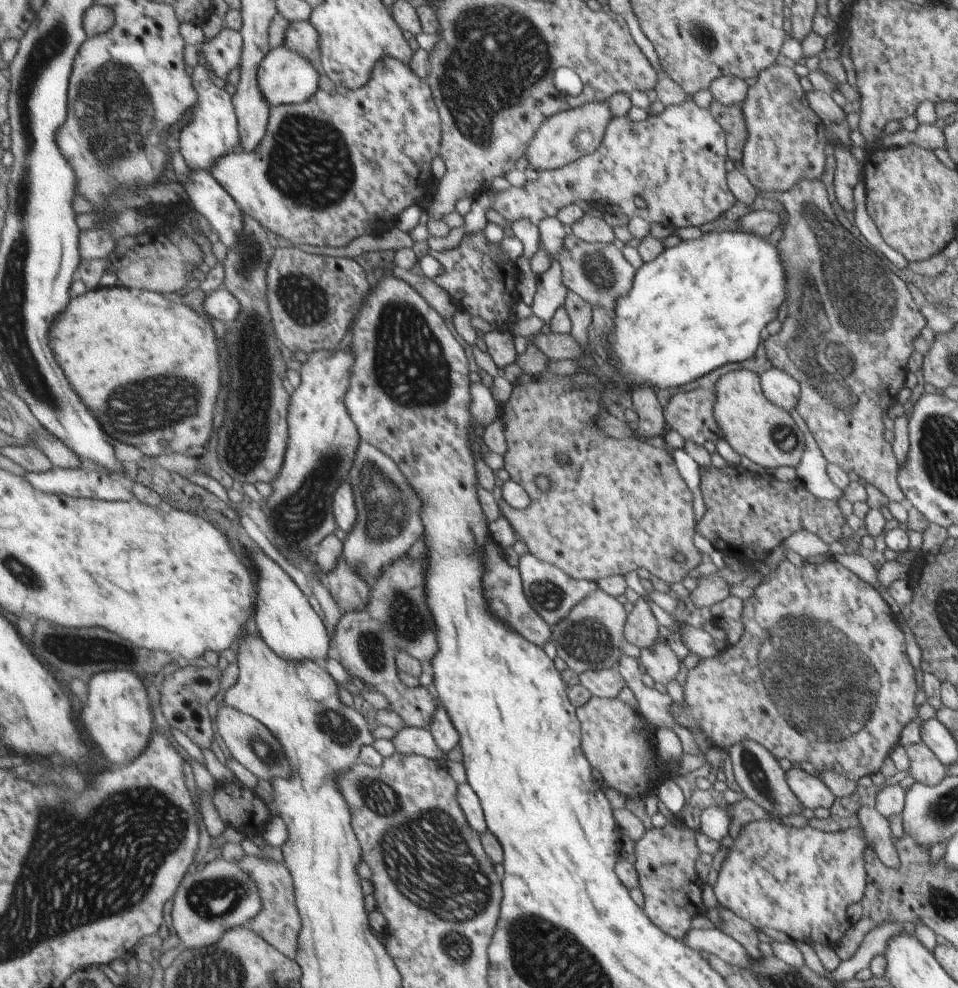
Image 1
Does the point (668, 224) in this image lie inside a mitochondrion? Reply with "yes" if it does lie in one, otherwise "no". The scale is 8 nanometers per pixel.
no

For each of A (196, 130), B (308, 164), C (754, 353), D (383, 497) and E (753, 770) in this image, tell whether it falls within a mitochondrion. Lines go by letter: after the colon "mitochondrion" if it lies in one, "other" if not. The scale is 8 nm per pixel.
A: other
B: mitochondrion
C: other
D: mitochondrion
E: mitochondrion

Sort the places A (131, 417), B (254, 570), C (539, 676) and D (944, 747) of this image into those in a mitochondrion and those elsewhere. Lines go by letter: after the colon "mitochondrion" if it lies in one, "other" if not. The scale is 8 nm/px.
A: mitochondrion
B: other
C: other
D: other

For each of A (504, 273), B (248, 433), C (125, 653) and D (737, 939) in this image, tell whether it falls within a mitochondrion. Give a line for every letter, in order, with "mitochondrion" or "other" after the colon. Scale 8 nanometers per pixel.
A: other
B: mitochondrion
C: other
D: other

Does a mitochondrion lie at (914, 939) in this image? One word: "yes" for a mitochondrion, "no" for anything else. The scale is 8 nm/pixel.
no

